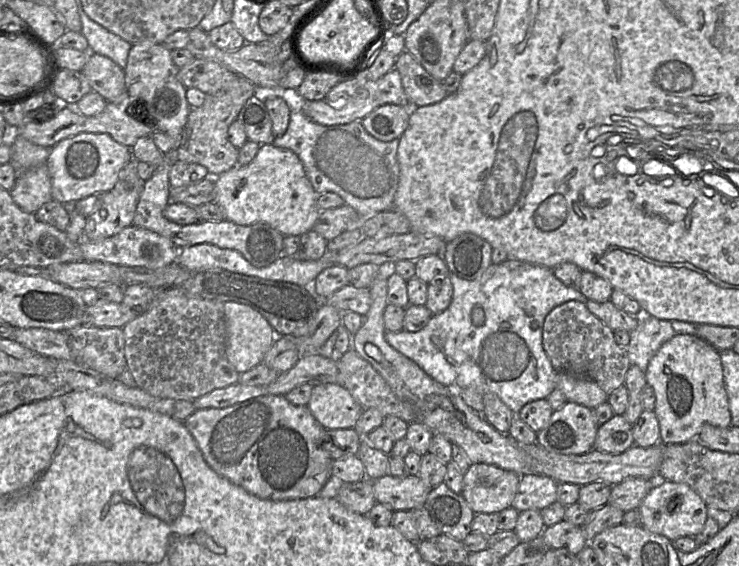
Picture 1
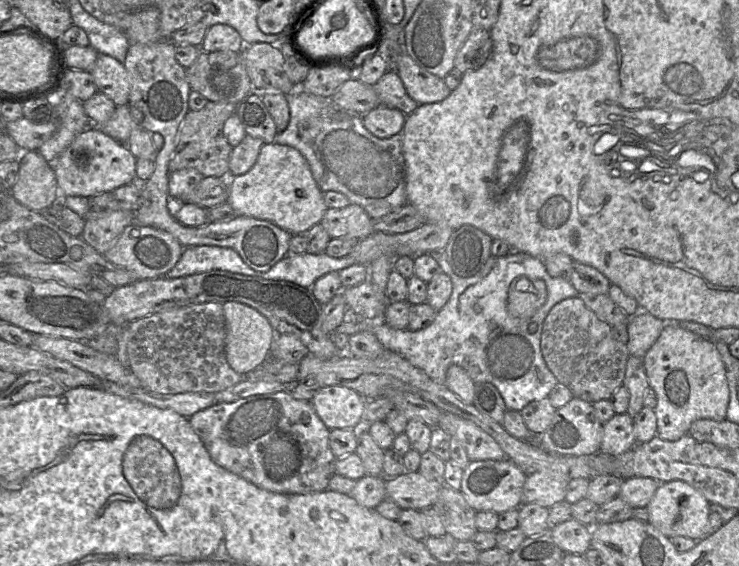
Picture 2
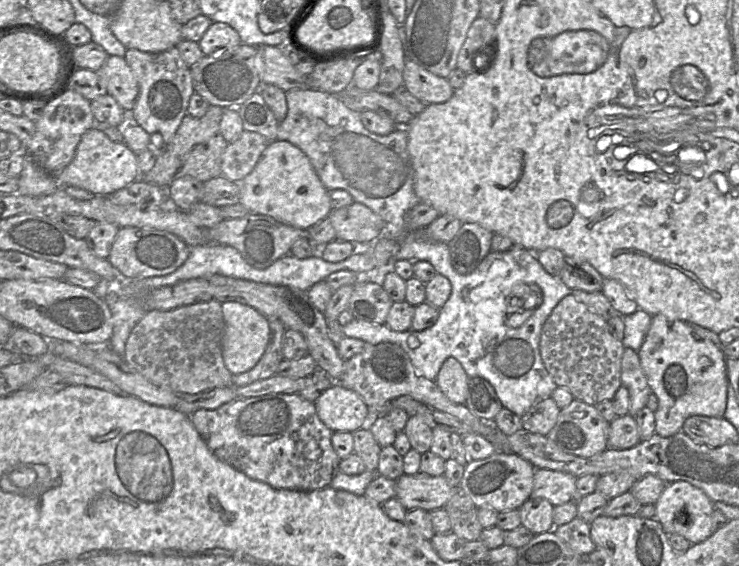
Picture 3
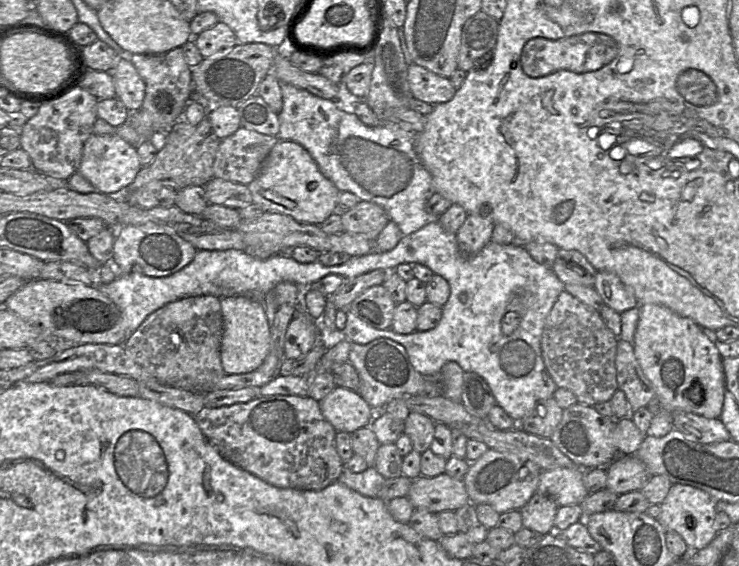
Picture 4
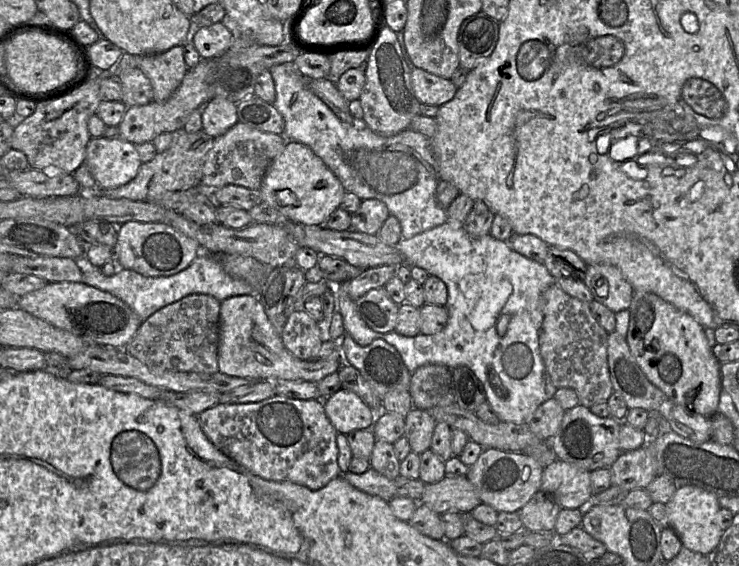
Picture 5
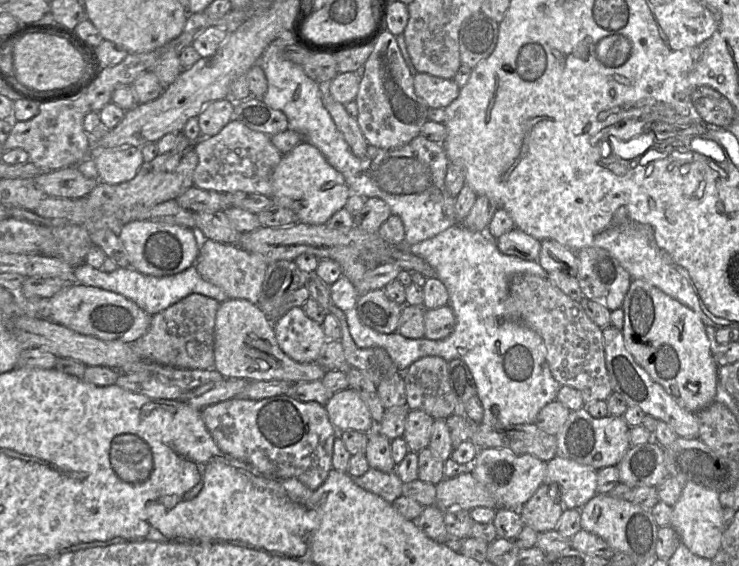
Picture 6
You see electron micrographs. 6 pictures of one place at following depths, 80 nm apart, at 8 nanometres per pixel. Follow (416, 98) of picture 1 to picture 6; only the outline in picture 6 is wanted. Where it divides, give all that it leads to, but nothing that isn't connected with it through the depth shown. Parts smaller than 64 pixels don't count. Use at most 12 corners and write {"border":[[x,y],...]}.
{"border":[[418,72],[415,93],[428,108],[446,108],[460,93],[453,79]]}

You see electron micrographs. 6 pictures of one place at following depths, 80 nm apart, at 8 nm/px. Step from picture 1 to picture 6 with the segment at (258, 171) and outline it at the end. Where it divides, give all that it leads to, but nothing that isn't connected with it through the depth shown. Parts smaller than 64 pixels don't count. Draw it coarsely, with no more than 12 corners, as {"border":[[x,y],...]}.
{"border":[[306,141],[282,155],[273,203],[326,224],[350,194]]}

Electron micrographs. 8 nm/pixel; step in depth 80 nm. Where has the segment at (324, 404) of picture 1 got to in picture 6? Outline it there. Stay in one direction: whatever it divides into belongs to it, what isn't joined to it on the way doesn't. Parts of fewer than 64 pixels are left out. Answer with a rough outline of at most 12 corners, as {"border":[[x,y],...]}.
{"border":[[351,388],[324,407],[337,431],[372,433],[376,424]]}

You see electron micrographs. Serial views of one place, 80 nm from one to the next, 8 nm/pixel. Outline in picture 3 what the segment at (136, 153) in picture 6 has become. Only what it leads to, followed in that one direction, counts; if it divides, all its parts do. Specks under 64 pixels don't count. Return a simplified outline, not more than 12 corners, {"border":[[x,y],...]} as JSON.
{"border":[[95,125],[60,186],[109,196],[139,179],[137,154]]}

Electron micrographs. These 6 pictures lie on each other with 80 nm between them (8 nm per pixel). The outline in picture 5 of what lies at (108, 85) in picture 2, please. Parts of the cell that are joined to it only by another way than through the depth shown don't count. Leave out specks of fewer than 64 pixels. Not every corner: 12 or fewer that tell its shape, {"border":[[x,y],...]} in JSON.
{"border":[[139,68],[121,72],[122,102],[153,101],[153,88]]}

